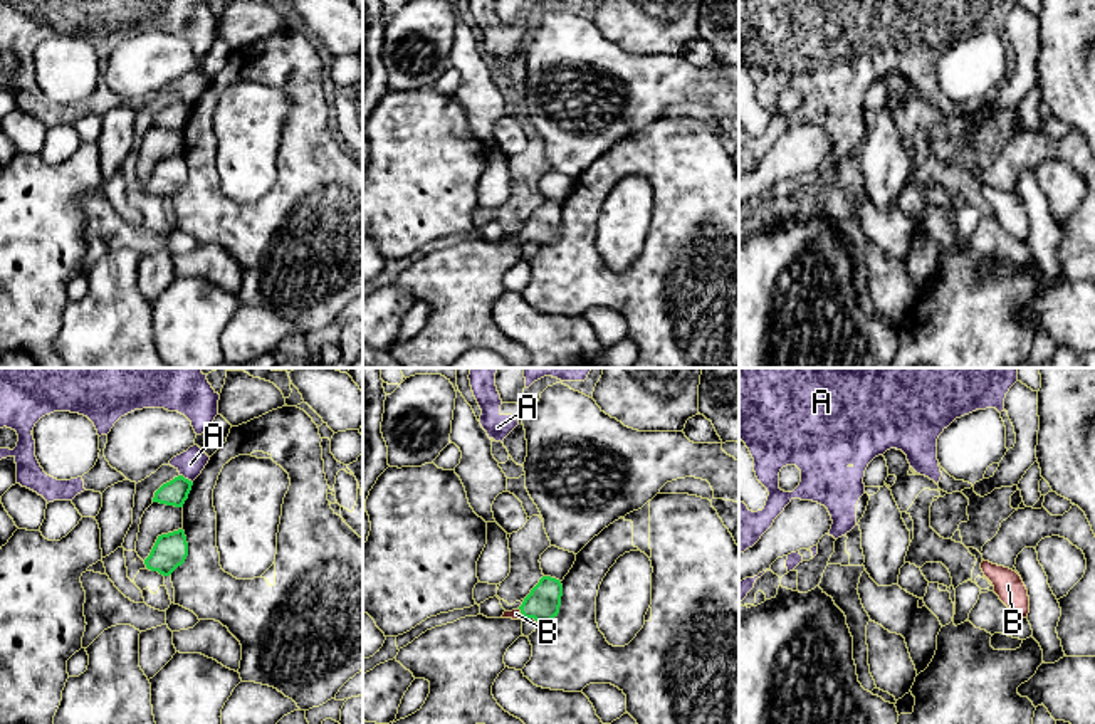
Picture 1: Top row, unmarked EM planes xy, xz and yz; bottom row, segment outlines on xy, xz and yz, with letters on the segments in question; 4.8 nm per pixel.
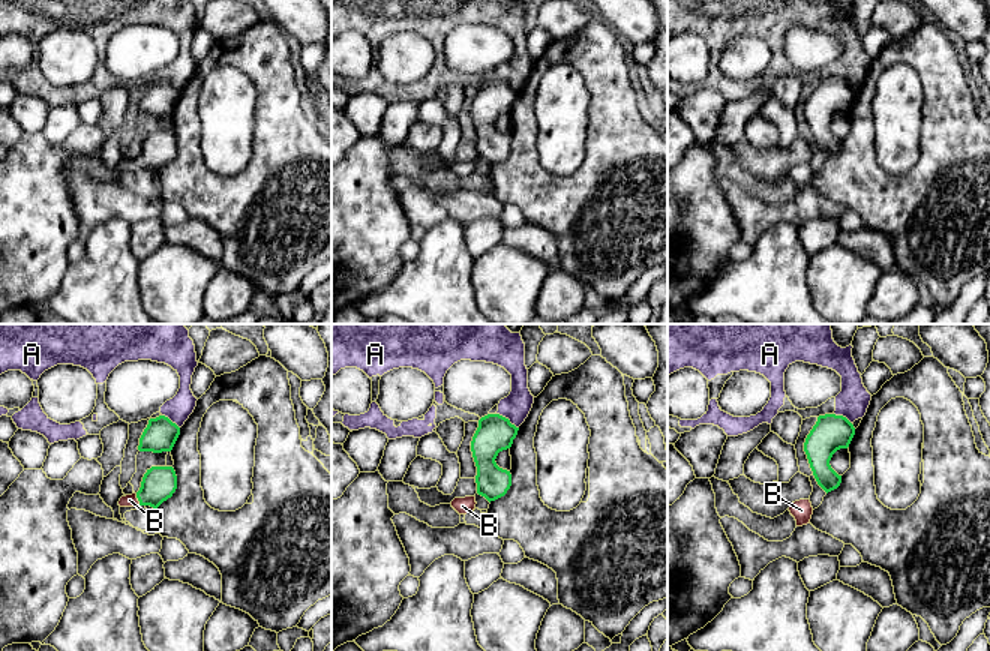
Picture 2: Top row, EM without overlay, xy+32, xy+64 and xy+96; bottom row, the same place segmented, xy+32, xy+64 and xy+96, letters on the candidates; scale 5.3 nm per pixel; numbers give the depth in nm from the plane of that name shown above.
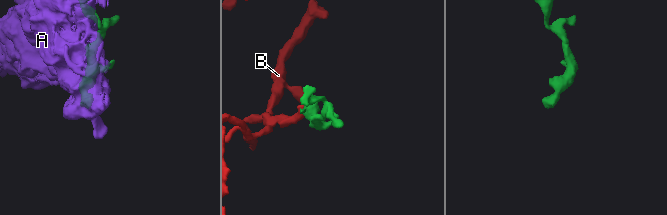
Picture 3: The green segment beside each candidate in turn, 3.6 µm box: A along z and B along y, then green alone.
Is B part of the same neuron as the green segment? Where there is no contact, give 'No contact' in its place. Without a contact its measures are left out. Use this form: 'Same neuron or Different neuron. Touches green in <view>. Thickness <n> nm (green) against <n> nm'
Same neuron. Touches green in xz. Thickness 160 nm (green) against 50 nm

